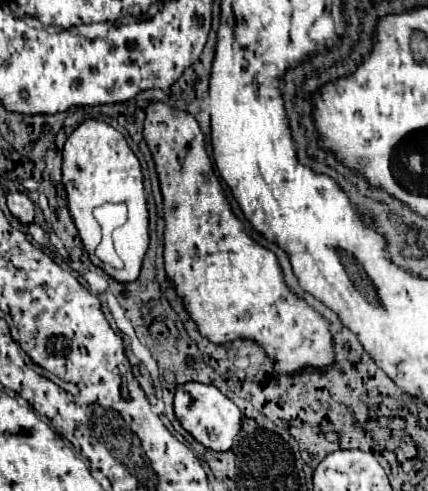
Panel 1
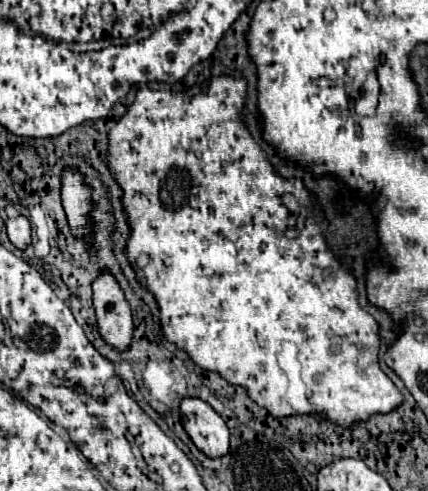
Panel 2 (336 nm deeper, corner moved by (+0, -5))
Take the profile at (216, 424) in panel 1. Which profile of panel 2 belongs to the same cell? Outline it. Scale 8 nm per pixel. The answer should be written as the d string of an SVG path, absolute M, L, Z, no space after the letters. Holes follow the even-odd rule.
M184 398L180 414L186 434L200 452L210 458L222 458L228 454L228 426L210 404L200 398Z

